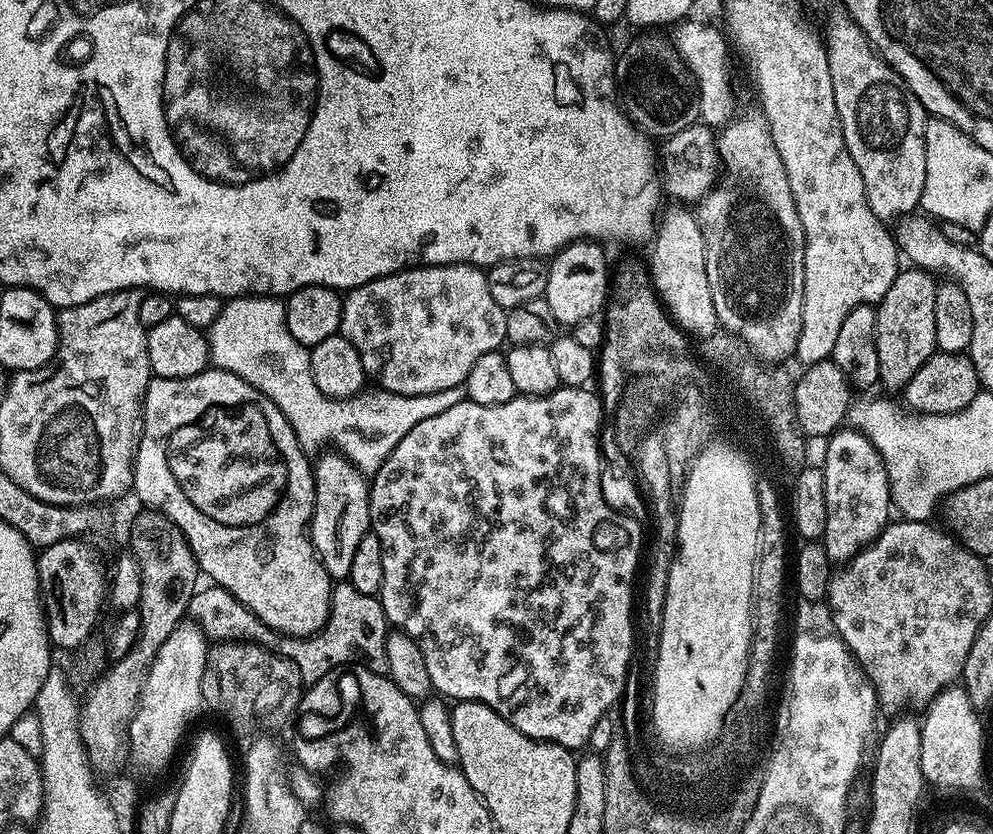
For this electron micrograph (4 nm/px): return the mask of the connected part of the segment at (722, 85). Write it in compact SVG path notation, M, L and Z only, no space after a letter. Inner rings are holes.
M685 18L671 29L672 44L696 79L694 87L700 105L699 119L709 126L718 126L727 121L734 110L728 82L728 46L718 29L692 19Z

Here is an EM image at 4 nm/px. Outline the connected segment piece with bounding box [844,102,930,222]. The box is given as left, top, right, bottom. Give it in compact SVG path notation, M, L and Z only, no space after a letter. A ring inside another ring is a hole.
M922 102L912 106L912 118L910 118L910 130L904 138L904 146L900 150L900 156L890 156L882 152L868 150L860 138L844 138L846 150L850 158L854 158L854 166L858 166L858 174L862 174L862 182L866 186L866 198L870 202L870 210L879 220L891 222L915 213L920 208L922 190L926 182L926 126L929 115L924 111Z

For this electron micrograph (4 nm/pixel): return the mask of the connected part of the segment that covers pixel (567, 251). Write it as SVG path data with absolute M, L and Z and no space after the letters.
M573 240L551 257L542 299L562 326L574 326L582 322L582 318L590 318L603 309L610 287L610 260L608 264L603 247L603 243L594 240Z

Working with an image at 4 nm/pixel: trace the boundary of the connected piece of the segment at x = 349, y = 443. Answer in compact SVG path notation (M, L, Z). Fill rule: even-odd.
M237 296L229 299L218 318L212 323L212 327L207 329L208 355L211 363L215 367L232 372L235 376L241 376L250 386L254 386L290 422L298 442L304 445L305 449L312 450L315 444L322 444L329 440L329 445L335 446L348 460L363 472L365 477L375 476L376 471L390 458L394 446L422 422L422 418L430 418L434 414L442 414L442 410L450 410L450 406L458 406L458 402L468 399L468 390L464 384L450 386L450 390L438 390L434 394L414 394L413 396L403 396L383 390L376 392L363 391L361 394L349 396L347 400L333 400L330 396L324 396L322 390L314 382L312 373L312 354L304 345L299 344L290 334L286 326L285 301L275 296Z

